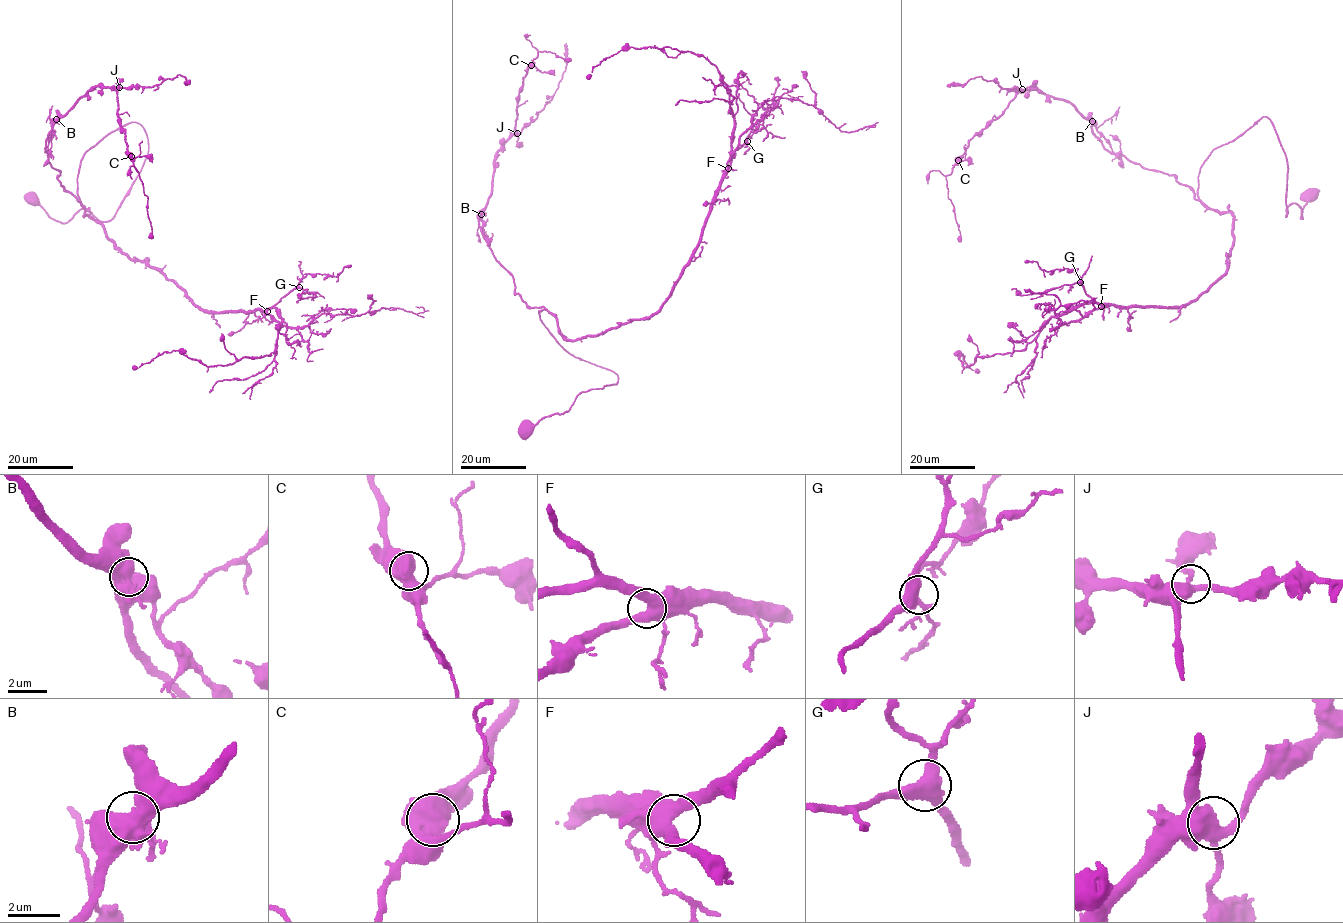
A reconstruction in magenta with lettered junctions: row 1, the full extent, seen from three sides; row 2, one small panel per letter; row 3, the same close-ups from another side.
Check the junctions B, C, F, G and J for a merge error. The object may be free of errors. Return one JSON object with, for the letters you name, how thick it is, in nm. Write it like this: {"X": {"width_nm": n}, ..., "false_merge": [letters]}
{"B": {"width_nm": 700}, "false_merge": ["B"]}

